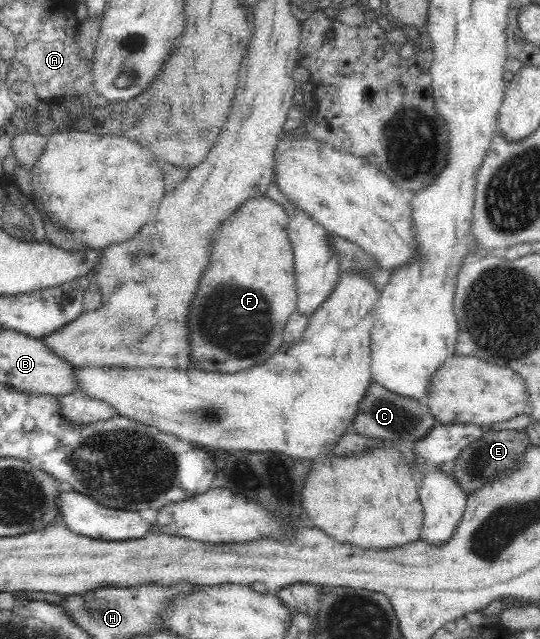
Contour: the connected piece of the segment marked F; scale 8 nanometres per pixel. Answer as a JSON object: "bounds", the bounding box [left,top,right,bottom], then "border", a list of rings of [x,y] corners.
{"bounds":[185,194,297,374],"border":[[[264,194],[249,197],[225,221],[219,223],[217,233],[211,239],[209,263],[205,265],[207,269],[199,279],[199,287],[196,287],[193,305],[185,321],[191,367],[204,372],[231,374],[263,363],[283,347],[281,333],[297,303],[293,250],[286,232],[289,220],[283,206]]]}

